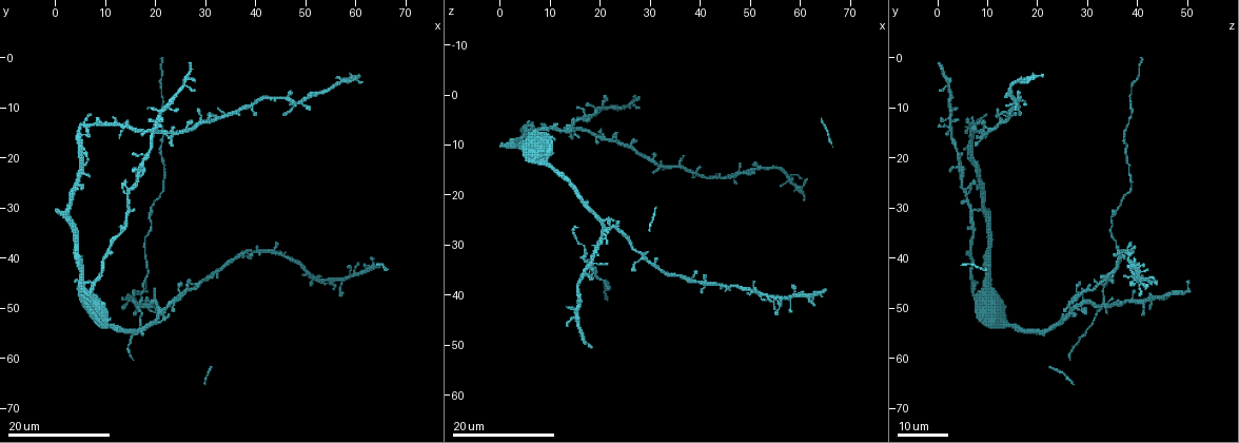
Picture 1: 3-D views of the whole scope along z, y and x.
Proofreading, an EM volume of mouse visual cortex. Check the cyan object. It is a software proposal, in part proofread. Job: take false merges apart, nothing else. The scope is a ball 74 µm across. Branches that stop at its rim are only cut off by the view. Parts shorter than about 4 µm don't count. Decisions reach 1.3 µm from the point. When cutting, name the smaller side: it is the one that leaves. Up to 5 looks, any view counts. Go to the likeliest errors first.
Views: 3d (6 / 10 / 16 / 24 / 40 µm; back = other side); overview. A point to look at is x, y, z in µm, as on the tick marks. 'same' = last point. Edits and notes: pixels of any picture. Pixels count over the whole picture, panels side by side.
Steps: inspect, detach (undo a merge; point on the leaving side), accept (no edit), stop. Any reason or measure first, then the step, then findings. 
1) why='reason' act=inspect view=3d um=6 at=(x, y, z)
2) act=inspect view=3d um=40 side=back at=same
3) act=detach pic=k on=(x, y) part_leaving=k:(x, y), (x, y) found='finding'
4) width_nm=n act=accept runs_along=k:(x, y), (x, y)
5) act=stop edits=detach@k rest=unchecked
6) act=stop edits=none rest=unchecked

why='three arms meet' act=inspect view=3d um=24 at=(16.5, 49.0, 33.0)

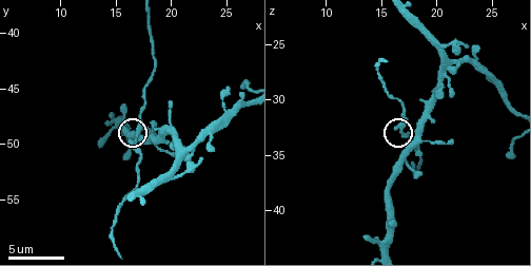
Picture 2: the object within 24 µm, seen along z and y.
why='zoom in' act=inspect view=3d um=6 at=(17.0, 48.6, 33.2)

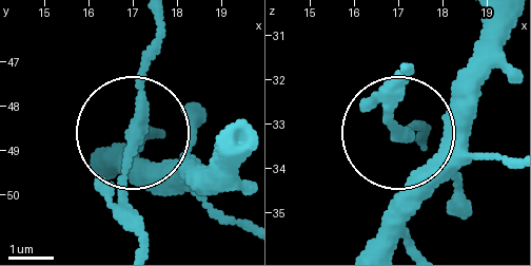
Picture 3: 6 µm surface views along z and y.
arms=3 act=accept found='all the same neuron'

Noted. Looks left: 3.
why='calibre changes' act=inspect view=3d um=6 at=(21.8, 52.2, 25.0)

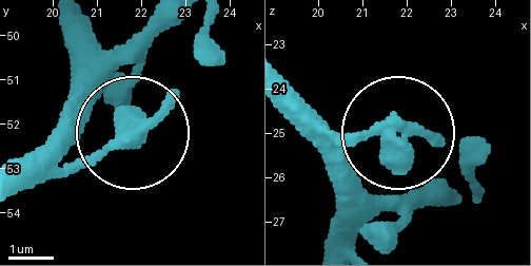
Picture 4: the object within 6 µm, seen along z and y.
act=inspect view=3d um=6 side=back at=(21.85, 52.30, 24.80)

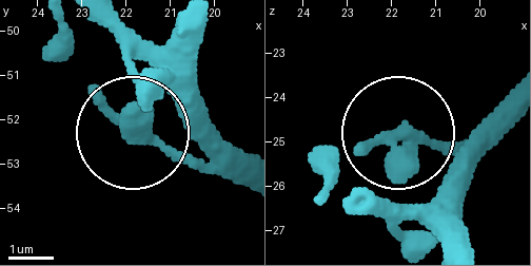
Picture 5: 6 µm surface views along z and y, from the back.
arms=3 act=accept runs_along=5:(504, 106), (458, 139), (406, 132) found='one neuron here'

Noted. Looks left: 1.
act=stop edits=none rest=unchecked

